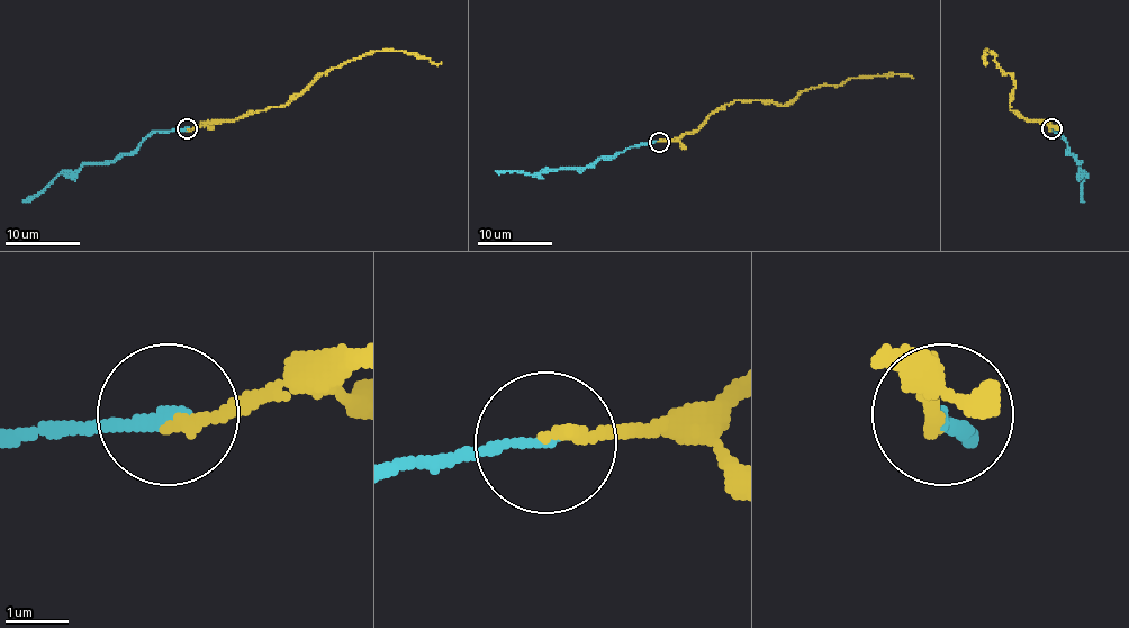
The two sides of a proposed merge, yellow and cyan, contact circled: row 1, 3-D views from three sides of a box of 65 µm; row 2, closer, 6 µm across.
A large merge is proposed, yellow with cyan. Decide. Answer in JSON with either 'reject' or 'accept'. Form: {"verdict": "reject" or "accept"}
{"verdict": "accept"}

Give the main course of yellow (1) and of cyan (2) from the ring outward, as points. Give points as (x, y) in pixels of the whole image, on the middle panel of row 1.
1: (659, 141), (693, 134), (710, 115), (738, 100), (786, 106), (803, 90), (820, 84), (877, 75), (913, 78)
2: (659, 141), (625, 149), (613, 158), (602, 158), (581, 169), (549, 169), (531, 175), (495, 171)

